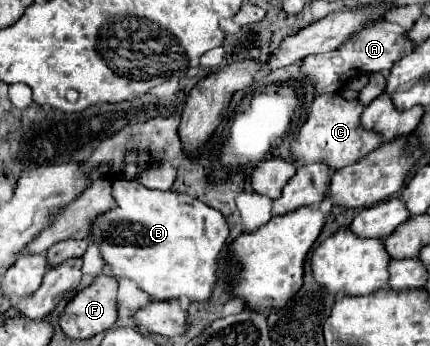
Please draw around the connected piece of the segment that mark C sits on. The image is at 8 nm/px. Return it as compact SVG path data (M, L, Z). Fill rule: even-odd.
M319 94L309 110L307 122L299 130L297 138L291 142L291 154L303 164L325 162L333 170L355 164L375 148L383 144L383 136L361 126L363 104L359 100L347 100L341 94Z

